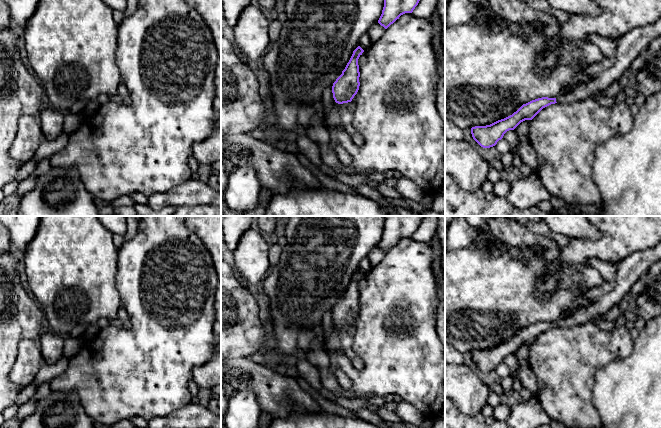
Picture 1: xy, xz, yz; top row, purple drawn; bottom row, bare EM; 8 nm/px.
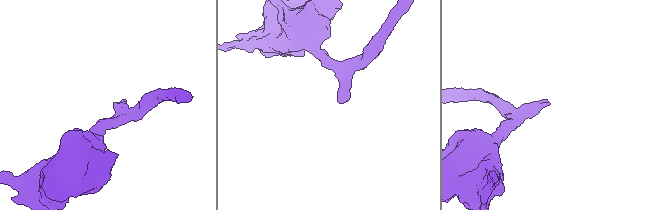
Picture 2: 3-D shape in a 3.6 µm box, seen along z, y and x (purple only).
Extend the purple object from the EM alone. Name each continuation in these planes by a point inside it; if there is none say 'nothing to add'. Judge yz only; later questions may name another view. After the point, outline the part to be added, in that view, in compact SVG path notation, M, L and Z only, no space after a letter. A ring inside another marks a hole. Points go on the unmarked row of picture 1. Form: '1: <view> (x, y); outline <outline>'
1: yz (610, 293); outline M661 241L653 247L627 256L617 267L616 278L613 281L605 281L595 287L589 303L572 313L563 315L556 322L556 326L561 328L581 326L600 317L610 308L618 305L638 279L659 260L661 260Z

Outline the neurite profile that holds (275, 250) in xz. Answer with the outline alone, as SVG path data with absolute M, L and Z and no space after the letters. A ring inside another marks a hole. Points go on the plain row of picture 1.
M277 243L270 246L268 253L270 267L274 267L279 262L281 252L282 252L282 247Z

